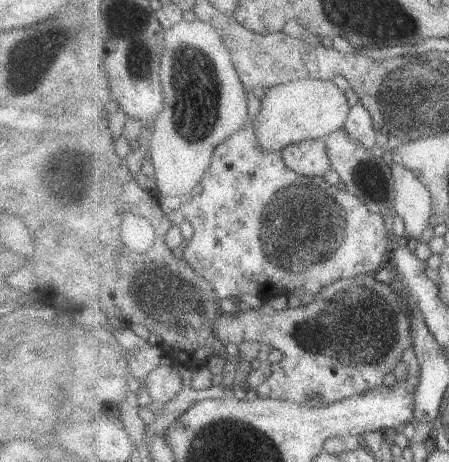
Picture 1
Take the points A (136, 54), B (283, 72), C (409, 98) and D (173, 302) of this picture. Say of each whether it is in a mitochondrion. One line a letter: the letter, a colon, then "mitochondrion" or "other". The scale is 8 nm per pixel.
A: mitochondrion
B: other
C: mitochondrion
D: mitochondrion

